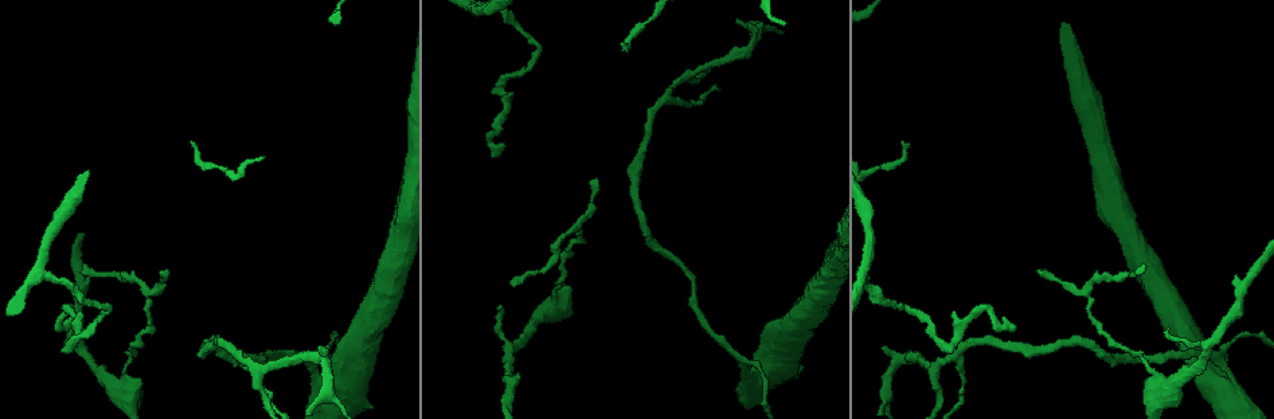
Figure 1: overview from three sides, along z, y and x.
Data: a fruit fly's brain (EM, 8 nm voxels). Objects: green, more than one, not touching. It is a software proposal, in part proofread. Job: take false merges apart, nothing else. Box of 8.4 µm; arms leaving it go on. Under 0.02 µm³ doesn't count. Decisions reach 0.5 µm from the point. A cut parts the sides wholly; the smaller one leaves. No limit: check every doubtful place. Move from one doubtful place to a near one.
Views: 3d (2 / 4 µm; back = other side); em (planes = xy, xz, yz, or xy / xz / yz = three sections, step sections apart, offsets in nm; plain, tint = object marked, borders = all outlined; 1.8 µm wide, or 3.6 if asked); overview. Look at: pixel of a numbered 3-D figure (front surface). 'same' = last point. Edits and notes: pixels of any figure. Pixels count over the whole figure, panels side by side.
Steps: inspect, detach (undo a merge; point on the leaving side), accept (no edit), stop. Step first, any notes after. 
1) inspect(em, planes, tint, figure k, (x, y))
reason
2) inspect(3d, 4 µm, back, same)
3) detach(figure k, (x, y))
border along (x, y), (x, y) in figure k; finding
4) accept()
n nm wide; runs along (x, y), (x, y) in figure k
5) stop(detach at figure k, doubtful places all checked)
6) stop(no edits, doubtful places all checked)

inspect(3d, 2 µm, figure 1, (500, 114))
abrupt turn

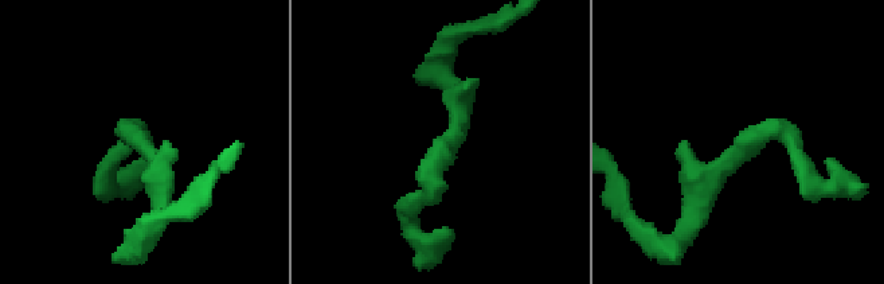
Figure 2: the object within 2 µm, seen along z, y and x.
inspect(em, 3.6 µm, yz, step 8, tint, figure 2, (742, 153))

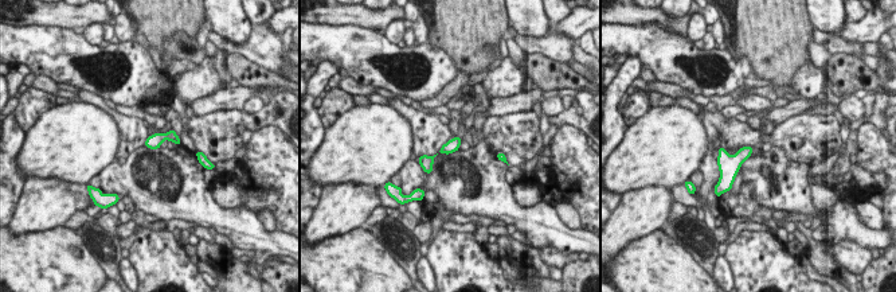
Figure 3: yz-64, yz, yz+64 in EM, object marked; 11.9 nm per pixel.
inspect(em, 3.6 µm, xy, step 8, tint, same)
another direction

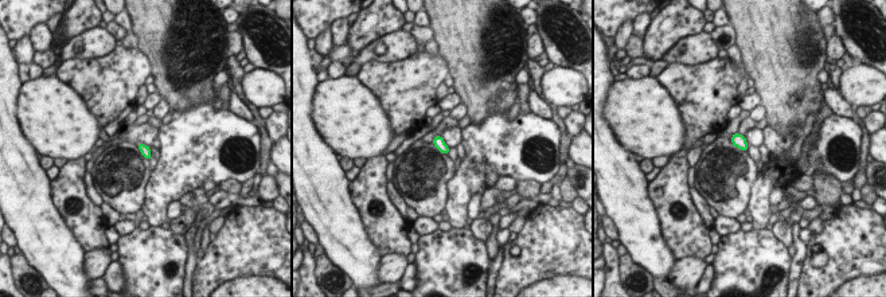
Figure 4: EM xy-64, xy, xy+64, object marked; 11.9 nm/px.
accept()
all the same cell

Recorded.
inspect(em, 3.6 µm, xy, step 4, tint, figure 1, (751, 374))
a fork

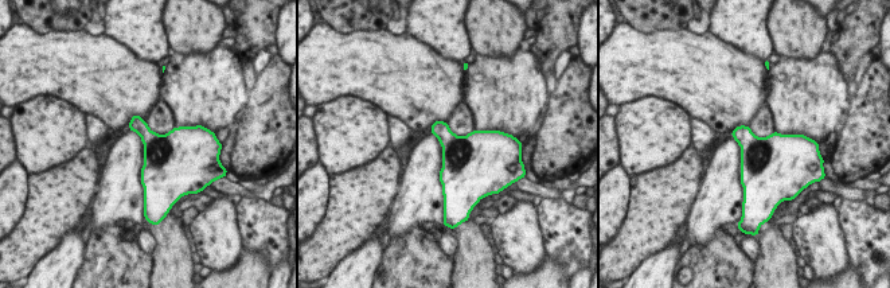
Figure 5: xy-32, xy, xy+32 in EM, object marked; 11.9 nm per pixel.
inspect(em, 3.6 µm, planes, tint, same)

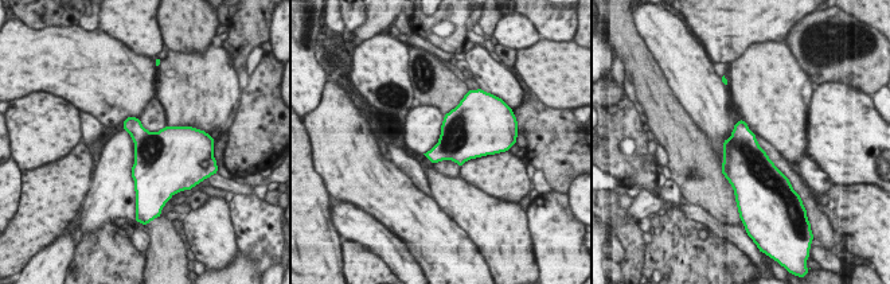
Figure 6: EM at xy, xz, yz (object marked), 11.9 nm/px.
accept()
continuous, no second cell

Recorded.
inspect(em, yz, step 16, tint, figure 1, (688, 75))
branch point

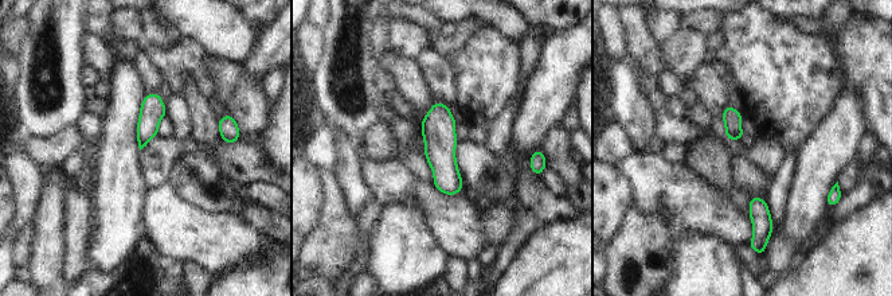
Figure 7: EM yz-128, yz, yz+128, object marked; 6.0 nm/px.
inspect(em, xz, step 16, tint, same)

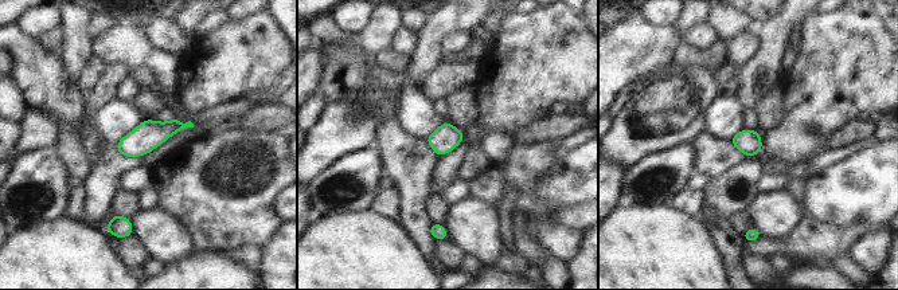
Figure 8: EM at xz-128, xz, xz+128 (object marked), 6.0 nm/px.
accept()
all the same cell

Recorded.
inspect(em, planes, tint, figure 1, (500, 86))

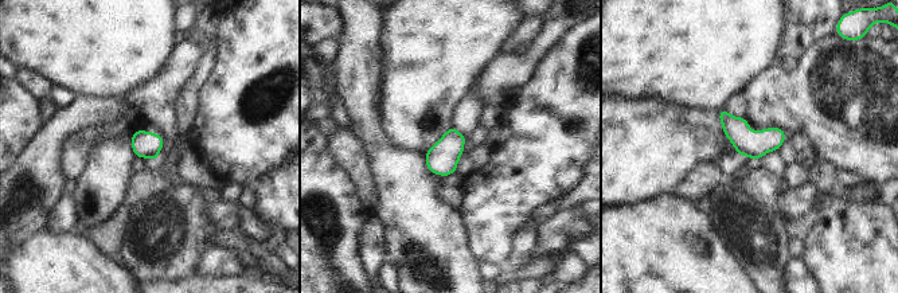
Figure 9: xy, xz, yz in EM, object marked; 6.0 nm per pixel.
accept()
continuous, no second cell

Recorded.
stop(no edits, doubtful places all checked)

